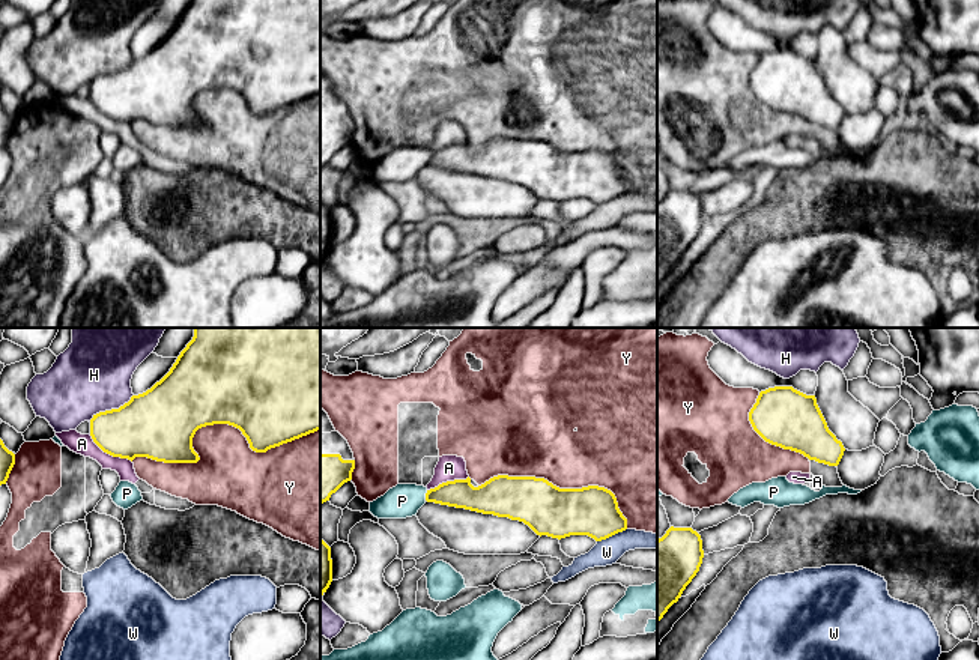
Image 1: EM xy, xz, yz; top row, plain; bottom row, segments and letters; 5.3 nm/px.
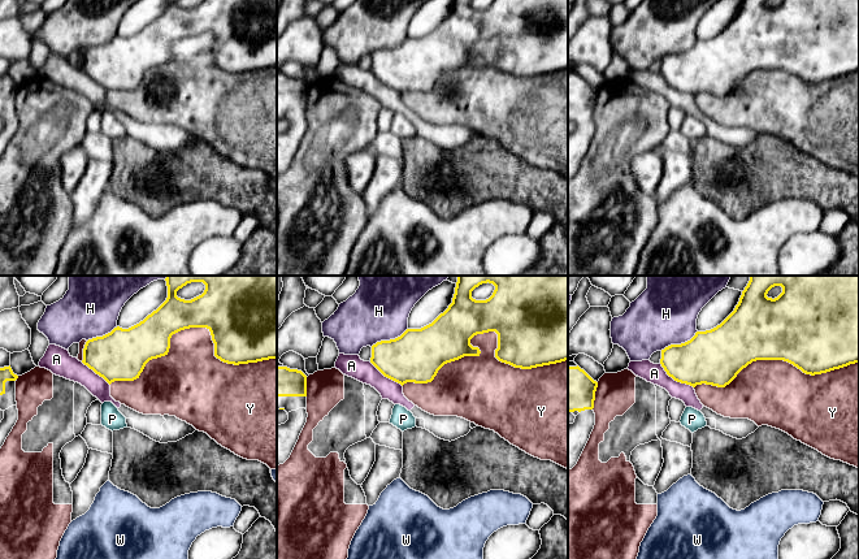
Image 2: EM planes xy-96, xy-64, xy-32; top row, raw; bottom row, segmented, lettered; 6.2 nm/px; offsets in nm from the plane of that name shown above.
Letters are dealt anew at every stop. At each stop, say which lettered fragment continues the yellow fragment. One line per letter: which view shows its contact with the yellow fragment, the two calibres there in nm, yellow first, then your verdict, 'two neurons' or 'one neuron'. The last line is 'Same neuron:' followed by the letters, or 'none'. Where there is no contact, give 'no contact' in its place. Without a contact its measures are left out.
A: xy | 320/110 nm | two neurons
H: xy | 360/400 nm | two neurons
P: xz | 160/180 nm | two neurons
W: xz | 260/140 nm | two neurons
Y: xy | 460/320 nm | two neurons
Same neuron: none

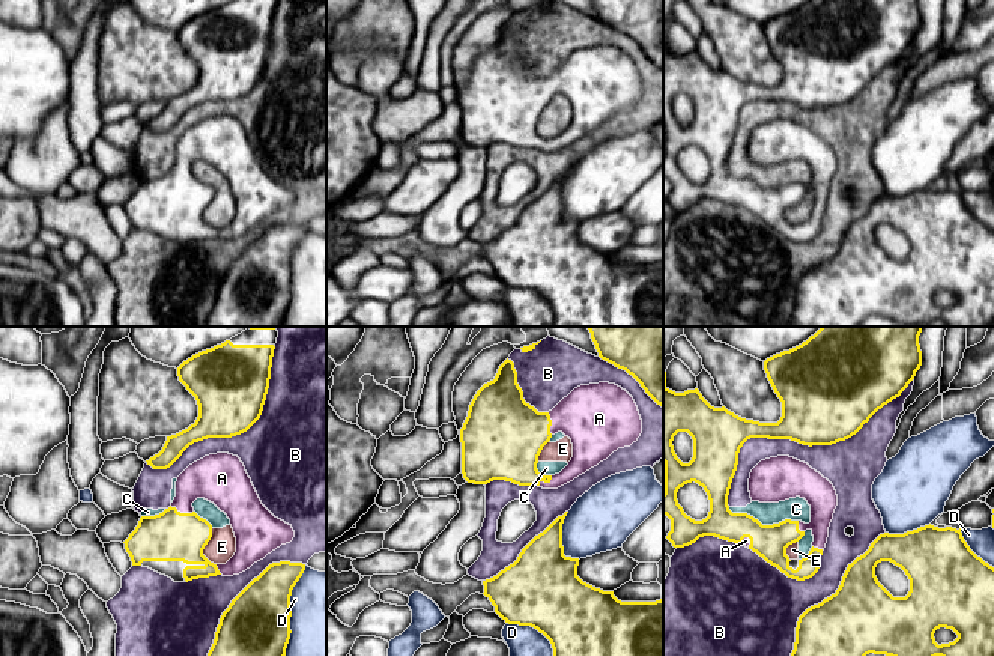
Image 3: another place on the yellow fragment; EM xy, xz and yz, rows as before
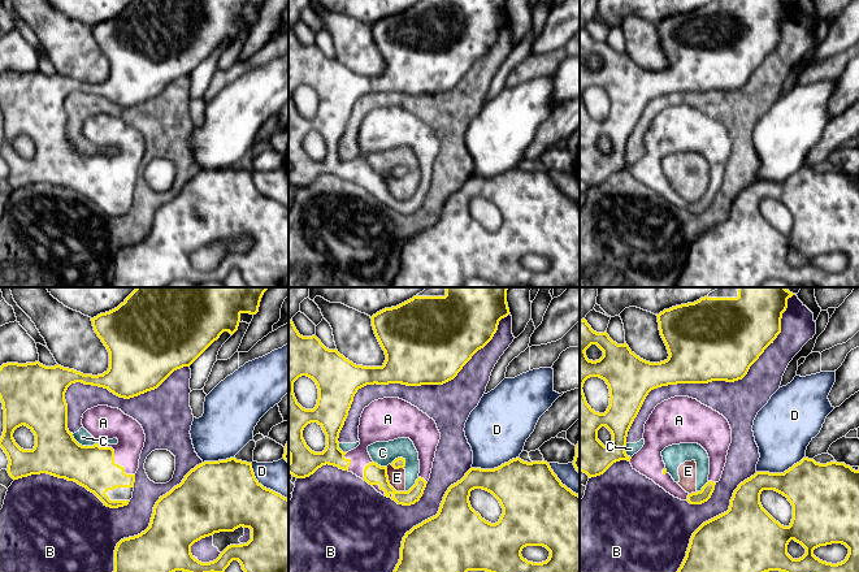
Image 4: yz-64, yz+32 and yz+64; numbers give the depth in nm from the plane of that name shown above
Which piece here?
A: xy | 280/240 nm | one neuron
B: yz | 440/220 nm | two neurons
C: yz | 190/130 nm | two neurons
D: xy | 380/400 nm | two neurons
E: xy | 280/150 nm | two neurons
Same neuron: A

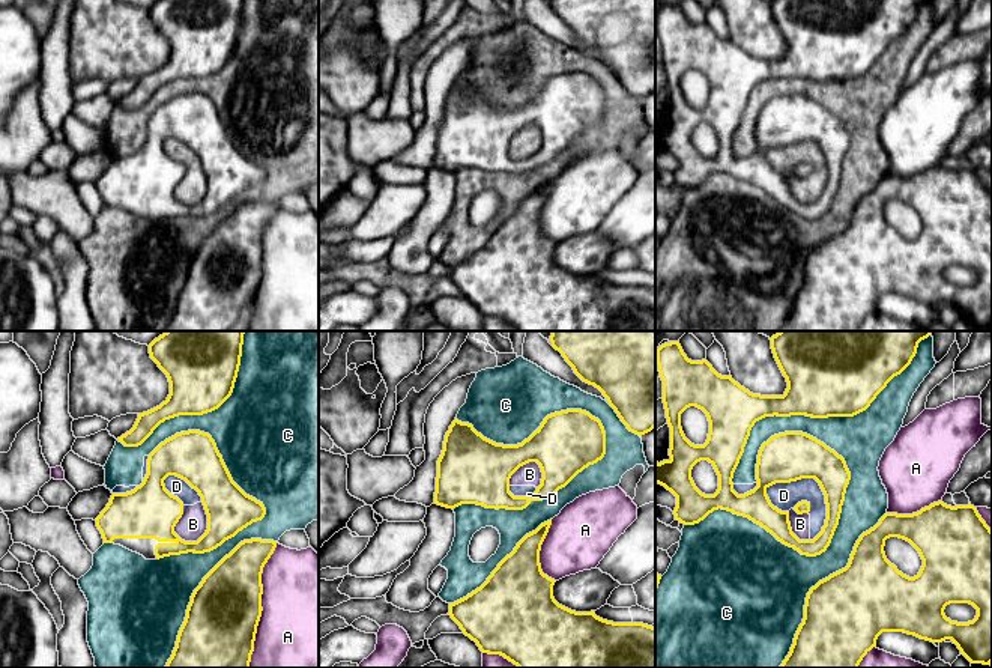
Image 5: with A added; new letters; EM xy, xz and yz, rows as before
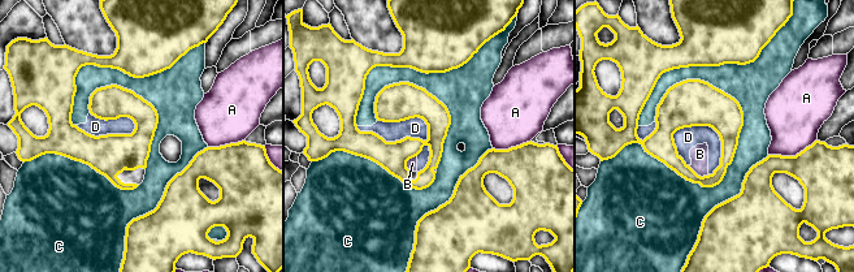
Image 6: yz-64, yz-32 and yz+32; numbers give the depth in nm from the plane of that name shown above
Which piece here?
A: xy | 380/480 nm | two neurons
B: xy | 240/150 nm | two neurons
C: yz | 140/480 nm | two neurons
D: yz | 260/140 nm | two neurons
Same neuron: none

